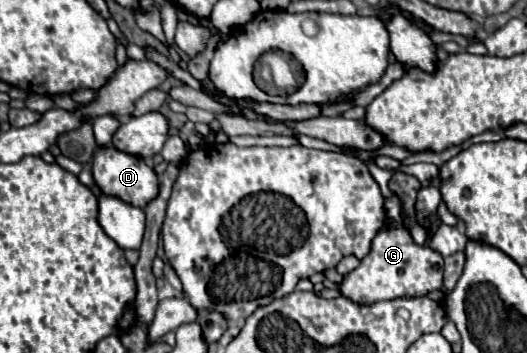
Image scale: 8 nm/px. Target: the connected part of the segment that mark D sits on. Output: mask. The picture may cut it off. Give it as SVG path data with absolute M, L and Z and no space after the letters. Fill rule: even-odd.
M112 145L98 147L98 151L94 153L94 159L92 159L92 175L94 175L96 185L102 189L102 193L114 195L140 209L144 209L158 195L158 175L154 173L154 169L148 167L144 163L144 159L122 153L118 149L114 149Z

